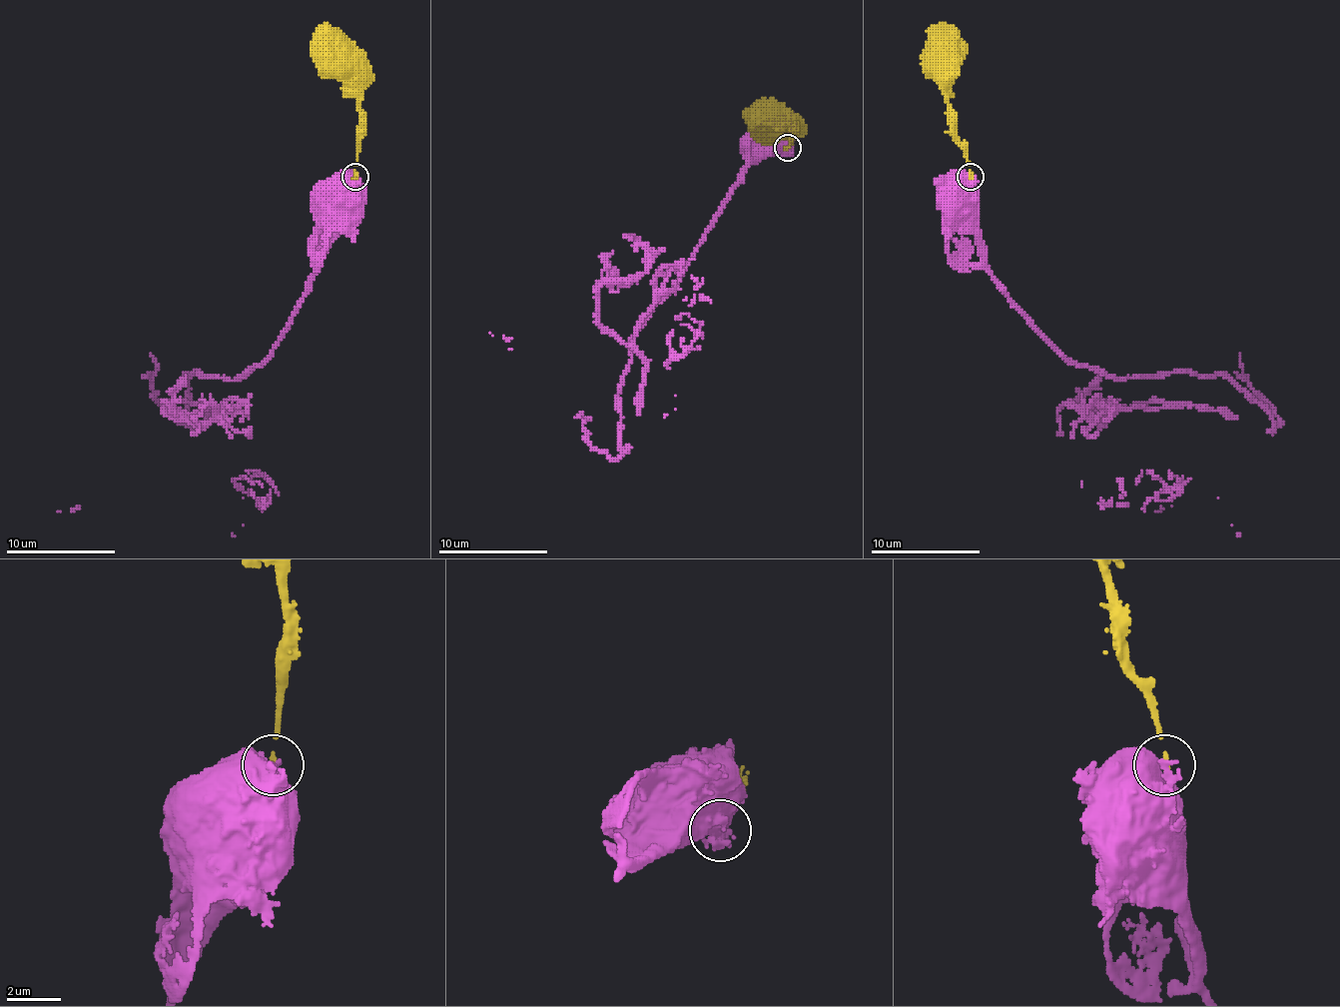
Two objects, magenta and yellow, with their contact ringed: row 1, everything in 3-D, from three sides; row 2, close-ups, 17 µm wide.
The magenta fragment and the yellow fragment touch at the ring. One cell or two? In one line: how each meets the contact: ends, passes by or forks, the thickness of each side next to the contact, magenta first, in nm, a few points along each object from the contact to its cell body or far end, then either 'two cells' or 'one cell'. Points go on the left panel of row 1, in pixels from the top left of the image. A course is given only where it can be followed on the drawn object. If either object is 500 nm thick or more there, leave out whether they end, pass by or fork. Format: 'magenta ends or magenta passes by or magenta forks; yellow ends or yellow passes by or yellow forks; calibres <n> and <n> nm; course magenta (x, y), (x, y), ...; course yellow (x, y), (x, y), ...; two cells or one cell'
magenta ends; yellow ends; calibres 240 and 150 nm; course magenta (357, 176), (351, 187), (333, 187), (328, 192), (333, 200); course yellow (354, 176), (357, 67), (346, 56), (340, 56); two cells

